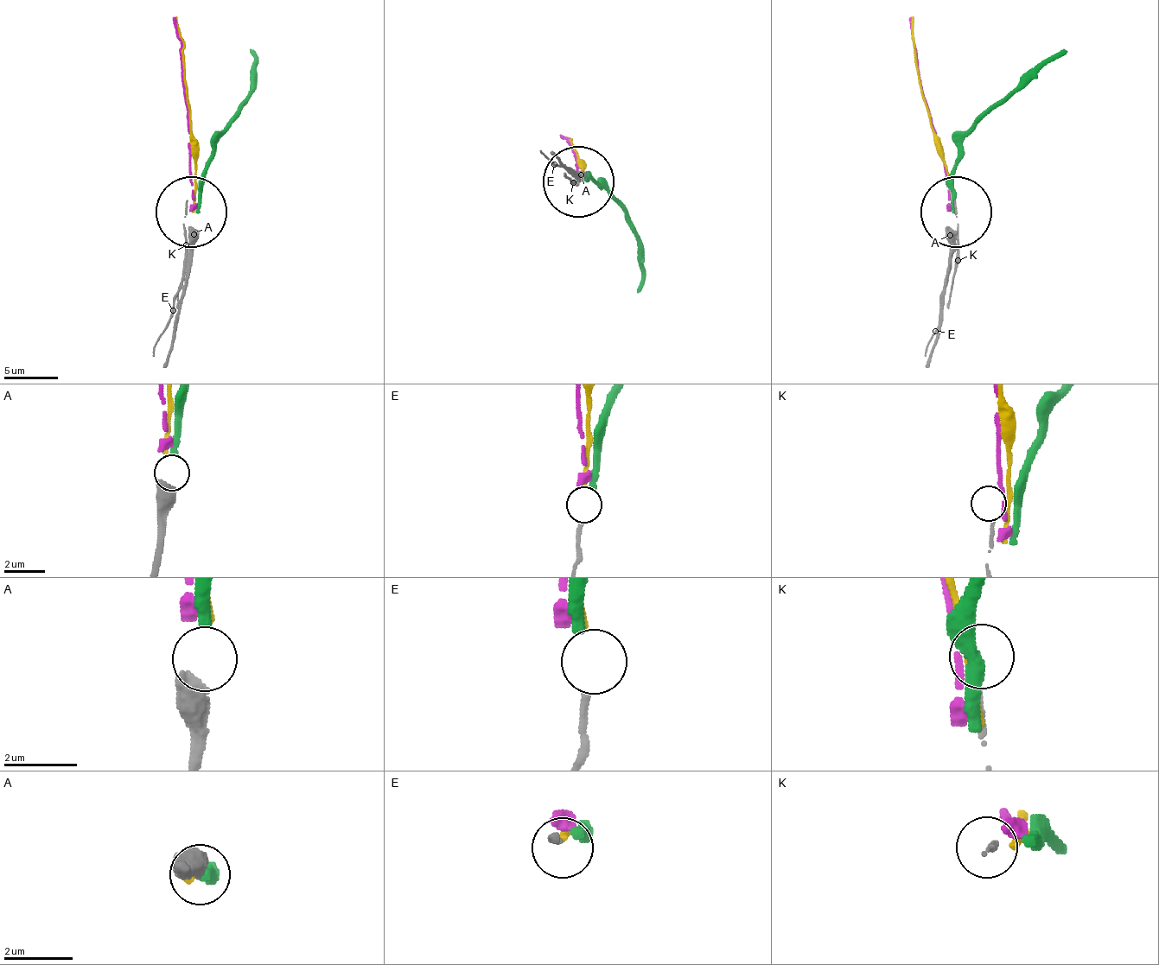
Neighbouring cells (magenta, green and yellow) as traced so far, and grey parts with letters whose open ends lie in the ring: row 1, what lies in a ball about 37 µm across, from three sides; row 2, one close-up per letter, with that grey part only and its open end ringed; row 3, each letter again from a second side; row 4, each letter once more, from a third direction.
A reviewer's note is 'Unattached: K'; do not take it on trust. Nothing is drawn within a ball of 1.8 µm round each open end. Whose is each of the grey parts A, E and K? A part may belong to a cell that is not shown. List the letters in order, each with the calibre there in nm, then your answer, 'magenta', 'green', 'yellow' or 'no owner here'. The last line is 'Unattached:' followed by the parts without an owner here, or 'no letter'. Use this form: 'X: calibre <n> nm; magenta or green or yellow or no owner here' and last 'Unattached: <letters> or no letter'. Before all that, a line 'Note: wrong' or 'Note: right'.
Note: right
A: calibre 550 nm; green
E: calibre 190 nm; yellow
K: calibre 160 nm; no owner here
Unattached: K

